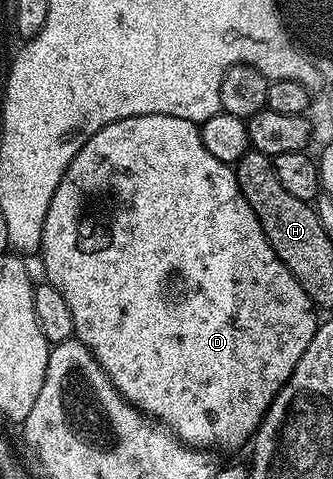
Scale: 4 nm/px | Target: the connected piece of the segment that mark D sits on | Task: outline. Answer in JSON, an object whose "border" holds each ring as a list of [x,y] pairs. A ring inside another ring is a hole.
{"border":[[[138,115],[130,119],[118,119],[99,129],[93,137],[89,137],[88,142],[82,147],[82,151],[78,151],[78,155],[74,155],[74,159],[66,167],[66,171],[50,199],[50,211],[46,211],[46,223],[42,227],[42,243],[40,244],[38,260],[44,264],[44,273],[48,276],[45,277],[47,284],[58,287],[62,299],[66,299],[66,303],[70,307],[70,315],[74,315],[75,340],[82,342],[95,355],[98,363],[107,371],[108,378],[114,383],[116,390],[134,408],[140,410],[145,417],[164,425],[179,441],[183,441],[185,445],[191,445],[193,449],[217,451],[216,449],[240,449],[243,445],[245,448],[256,436],[256,429],[260,425],[260,420],[266,415],[266,411],[278,395],[278,391],[282,391],[286,379],[290,379],[290,375],[294,375],[294,367],[298,367],[298,359],[302,359],[302,351],[306,351],[306,347],[310,347],[310,339],[314,339],[316,334],[317,306],[312,304],[310,295],[306,295],[306,291],[302,291],[298,279],[294,279],[294,275],[290,275],[290,271],[284,266],[282,259],[278,259],[278,255],[274,255],[274,247],[270,247],[254,211],[250,211],[250,203],[246,203],[246,199],[238,187],[235,168],[214,159],[214,155],[210,155],[210,151],[206,151],[206,143],[202,143],[200,125],[197,122],[174,119],[174,115]]]}

